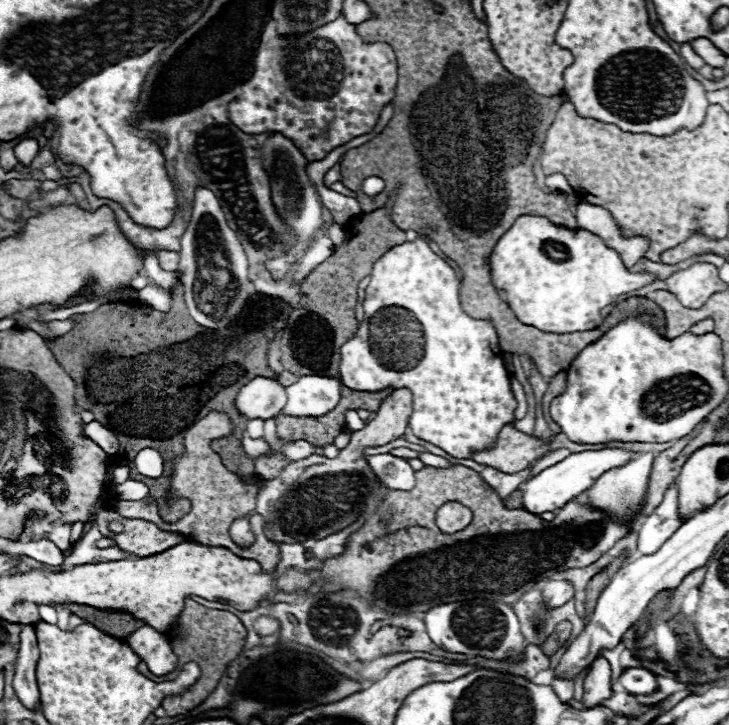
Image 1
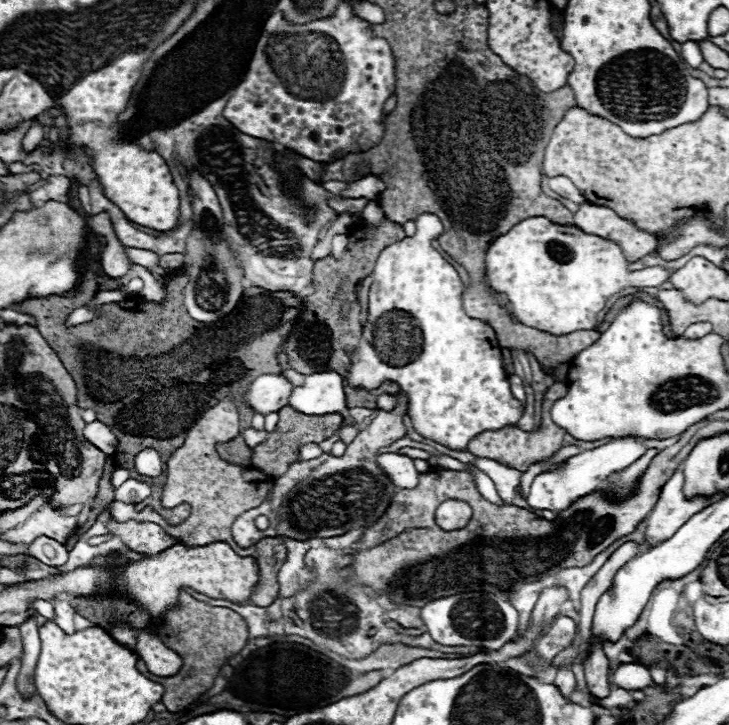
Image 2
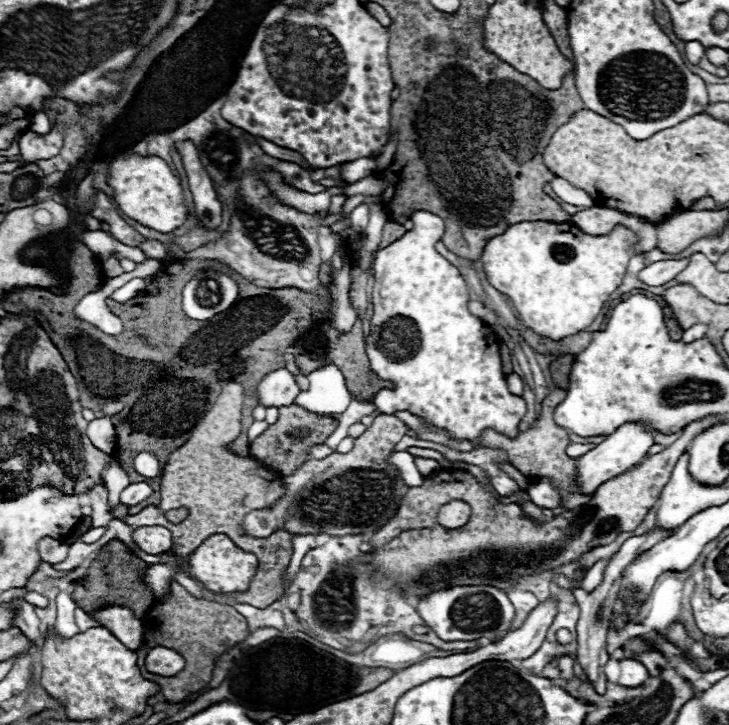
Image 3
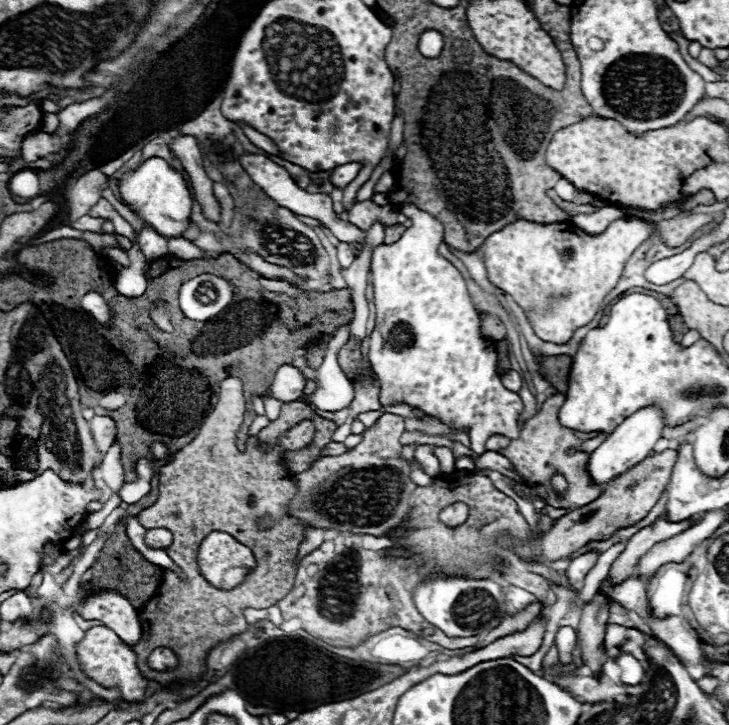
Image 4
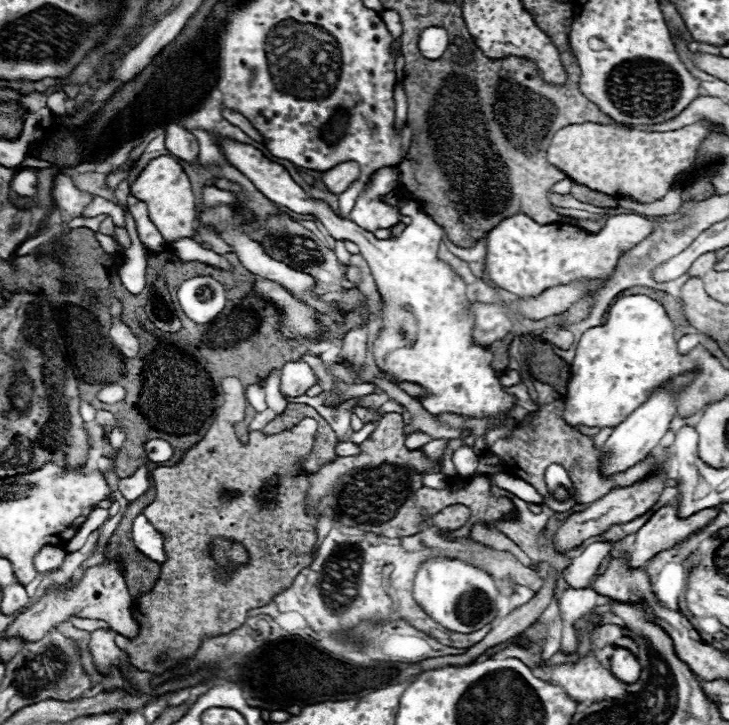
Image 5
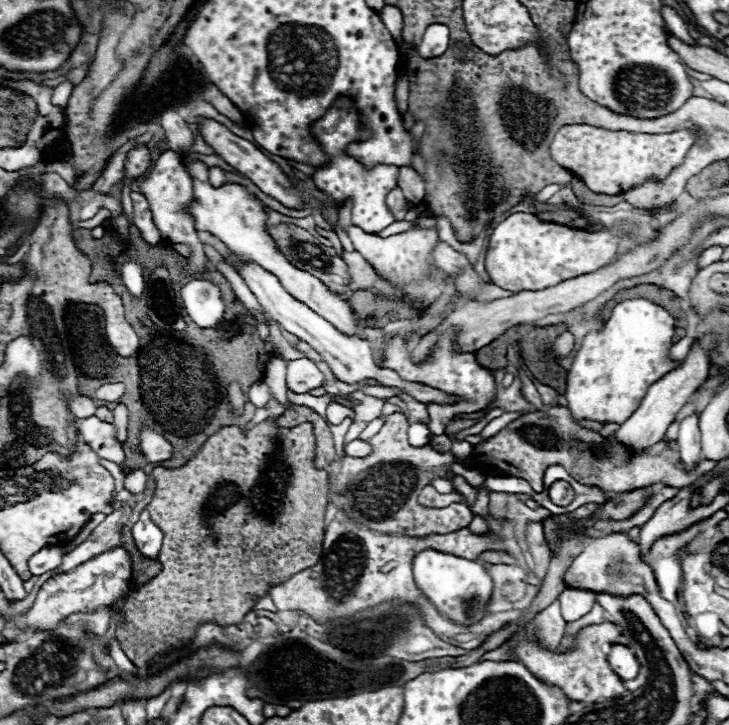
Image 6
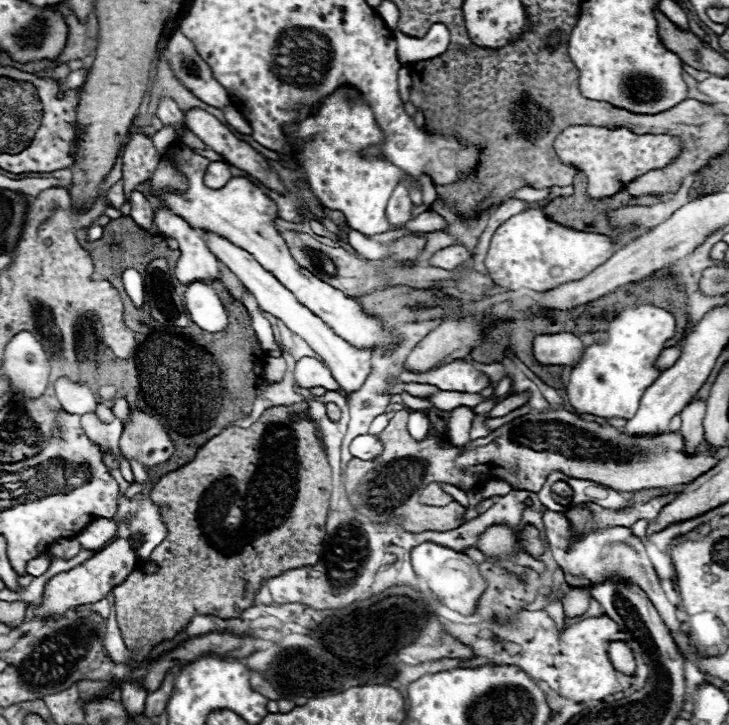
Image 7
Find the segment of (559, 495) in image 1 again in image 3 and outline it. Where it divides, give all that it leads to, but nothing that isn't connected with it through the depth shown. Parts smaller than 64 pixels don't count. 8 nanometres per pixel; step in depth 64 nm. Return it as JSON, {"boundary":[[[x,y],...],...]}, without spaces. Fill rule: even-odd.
{"boundary":[[[626,422],[622,424],[614,434],[610,434],[602,444],[598,444],[594,450],[586,452],[578,458],[578,488],[580,492],[594,492],[600,484],[606,480],[612,480],[614,476],[630,470],[632,466],[640,464],[642,458],[646,458],[650,446],[654,444],[654,432],[650,432],[640,422]],[[536,480],[530,488],[528,488],[530,500],[542,508],[550,508],[556,510],[560,504],[560,496],[558,490],[548,482],[548,480]]]}

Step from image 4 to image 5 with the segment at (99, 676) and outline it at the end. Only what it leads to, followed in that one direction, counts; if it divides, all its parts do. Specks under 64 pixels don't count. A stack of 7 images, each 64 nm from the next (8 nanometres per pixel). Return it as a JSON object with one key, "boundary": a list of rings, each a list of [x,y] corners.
{"boundary":[[[96,630],[90,638],[90,652],[94,656],[96,666],[106,672],[106,666],[124,666],[128,662],[128,656],[114,644],[114,630]]]}

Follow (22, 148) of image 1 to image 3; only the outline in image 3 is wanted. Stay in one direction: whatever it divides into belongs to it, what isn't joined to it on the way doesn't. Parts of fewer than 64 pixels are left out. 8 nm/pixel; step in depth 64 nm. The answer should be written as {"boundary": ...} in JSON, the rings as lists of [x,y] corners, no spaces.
{"boundary":[[[38,112],[34,116],[34,120],[32,120],[32,124],[30,124],[28,130],[36,132],[36,134],[48,134],[52,130],[52,118],[48,114],[44,114],[44,112]]]}

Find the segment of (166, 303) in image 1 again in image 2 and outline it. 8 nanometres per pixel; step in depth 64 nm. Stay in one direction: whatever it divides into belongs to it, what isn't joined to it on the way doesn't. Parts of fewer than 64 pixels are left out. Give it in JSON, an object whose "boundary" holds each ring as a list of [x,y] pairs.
{"boundary":[[[133,264],[130,269],[134,272],[134,276],[138,276],[138,278],[144,280],[144,288],[142,288],[142,292],[140,292],[142,298],[152,300],[152,302],[160,302],[160,300],[164,298],[164,286],[162,286],[146,268]]]}

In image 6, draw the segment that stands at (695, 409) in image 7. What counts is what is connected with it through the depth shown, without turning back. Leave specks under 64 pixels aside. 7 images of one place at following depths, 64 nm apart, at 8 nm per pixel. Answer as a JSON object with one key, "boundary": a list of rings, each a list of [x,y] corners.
{"boundary":[[[690,414],[680,422],[678,432],[678,446],[682,456],[682,466],[694,468],[694,464],[700,460],[700,428],[698,428],[700,414]]]}

